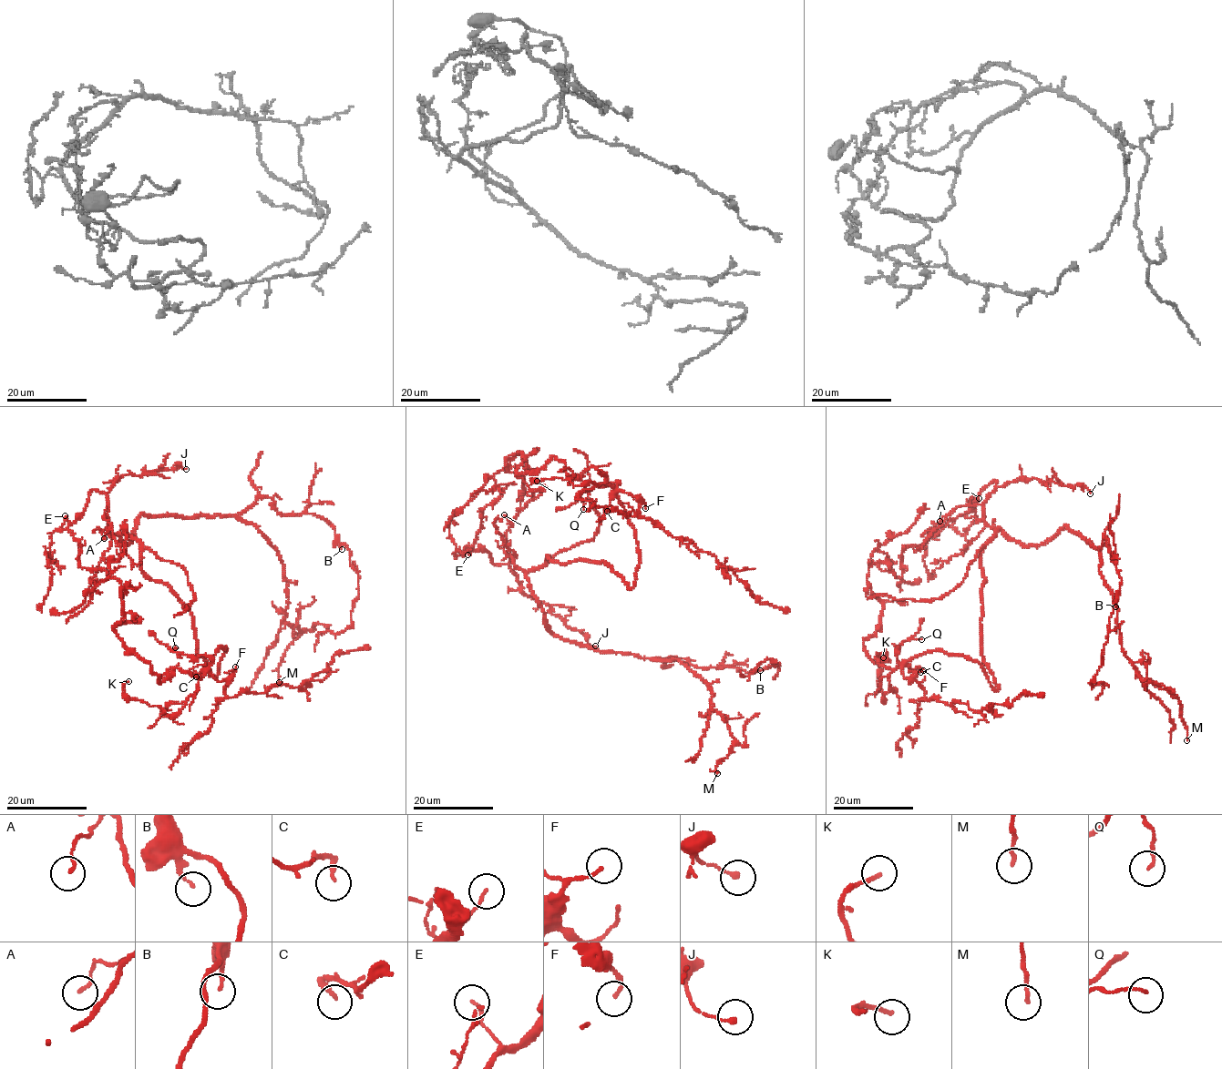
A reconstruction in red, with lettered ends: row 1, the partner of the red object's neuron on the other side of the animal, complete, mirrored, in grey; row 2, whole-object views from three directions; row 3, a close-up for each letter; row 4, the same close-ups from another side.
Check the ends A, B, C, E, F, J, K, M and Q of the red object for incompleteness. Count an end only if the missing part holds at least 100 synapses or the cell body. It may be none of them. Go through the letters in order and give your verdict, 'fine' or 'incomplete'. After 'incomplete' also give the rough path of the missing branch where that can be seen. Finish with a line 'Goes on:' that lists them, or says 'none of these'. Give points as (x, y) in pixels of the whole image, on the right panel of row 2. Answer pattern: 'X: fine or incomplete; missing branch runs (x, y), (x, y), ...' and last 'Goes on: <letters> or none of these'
A: fine
B: fine
C: fine
E: fine
F: fine
J: fine
K: fine
M: fine
Q: fine
Goes on: none of these

